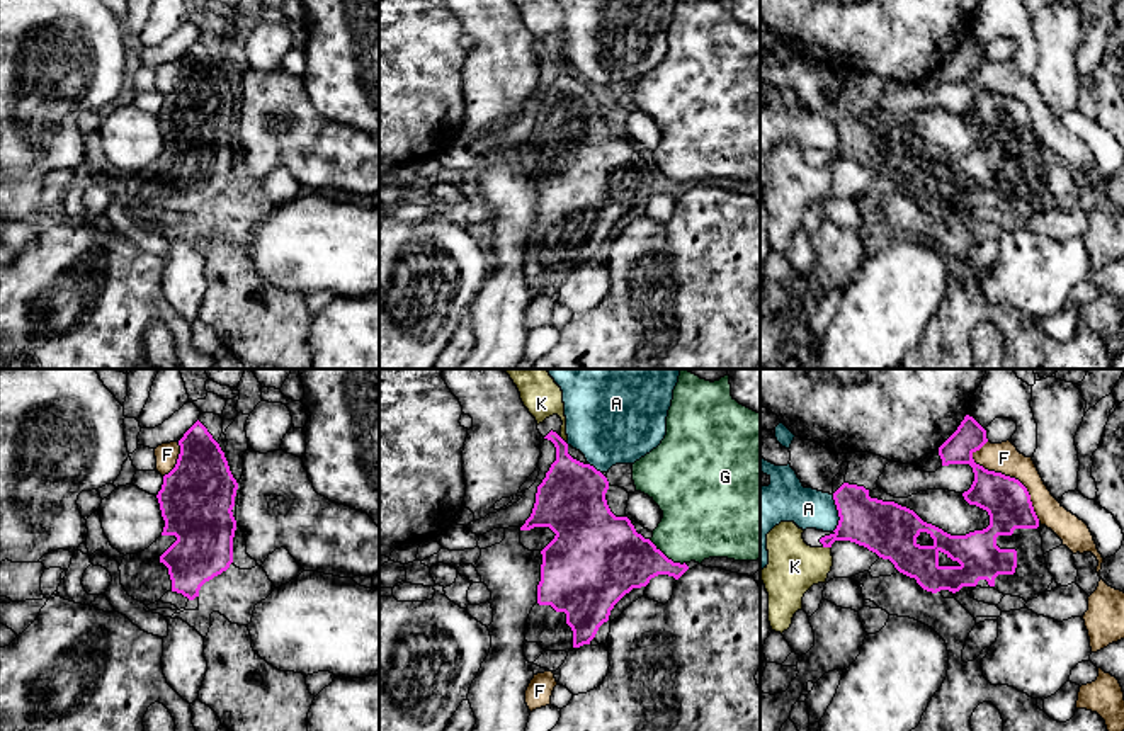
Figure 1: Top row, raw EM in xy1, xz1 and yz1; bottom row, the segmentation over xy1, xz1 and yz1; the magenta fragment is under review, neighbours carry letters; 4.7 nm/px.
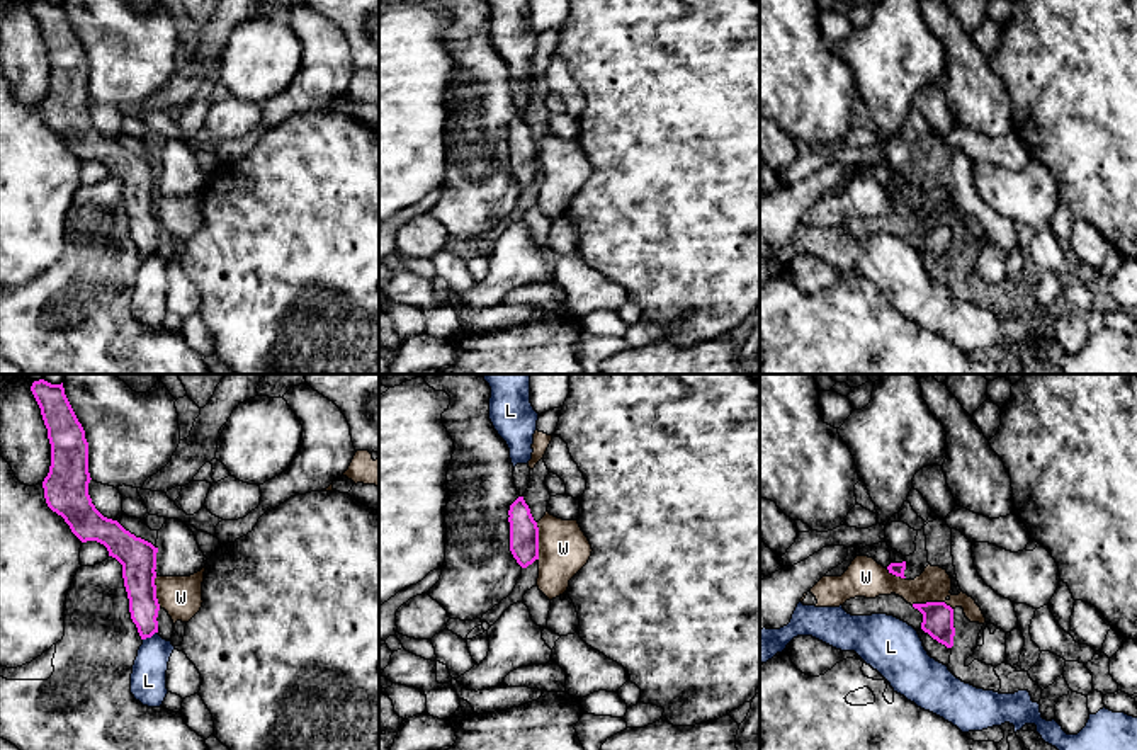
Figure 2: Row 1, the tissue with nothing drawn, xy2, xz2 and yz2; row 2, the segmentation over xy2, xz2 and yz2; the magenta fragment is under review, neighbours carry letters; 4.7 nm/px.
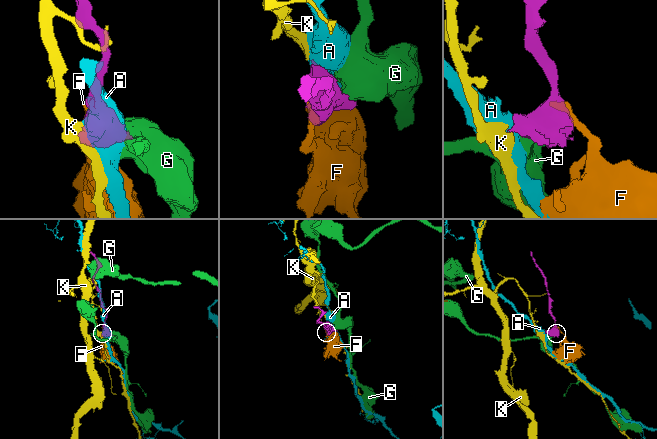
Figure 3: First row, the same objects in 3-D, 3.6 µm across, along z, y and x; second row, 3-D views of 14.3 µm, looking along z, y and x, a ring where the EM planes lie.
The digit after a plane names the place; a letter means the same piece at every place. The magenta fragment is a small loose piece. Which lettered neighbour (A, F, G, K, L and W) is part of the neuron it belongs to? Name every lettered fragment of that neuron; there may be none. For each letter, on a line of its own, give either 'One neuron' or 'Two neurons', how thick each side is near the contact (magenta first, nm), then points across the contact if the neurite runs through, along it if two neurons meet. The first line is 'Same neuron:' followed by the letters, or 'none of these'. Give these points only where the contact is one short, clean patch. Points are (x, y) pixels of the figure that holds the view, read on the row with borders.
Same neuron: none of these
A: Two neurons. Thickness 260 nm (magenta) against 200 nm. Boundary: yz1 (832, 495), (839, 517), (834, 531)
F: Two neurons. Thickness 220 nm (magenta) against 150 nm. Boundary: yz1 (973, 451), (976, 463), (1014, 476), (1026, 488), (1039, 521)
G: Two neurons. Thickness 340 nm (magenta) against 380 nm. Boundary: xz1 (650, 541), (674, 561), (684, 563)
K: Two neurons. Thickness 300 nm (magenta) against 180 nm. Boundary: xz1 (558, 436), (567, 444)
L: Two neurons. Thickness 140 nm (magenta) against 180 nm
W: Two neurons. Thickness 140 nm (magenta) against 160 nm. Boundary: yz2 (911, 604), (945, 602), (952, 609)

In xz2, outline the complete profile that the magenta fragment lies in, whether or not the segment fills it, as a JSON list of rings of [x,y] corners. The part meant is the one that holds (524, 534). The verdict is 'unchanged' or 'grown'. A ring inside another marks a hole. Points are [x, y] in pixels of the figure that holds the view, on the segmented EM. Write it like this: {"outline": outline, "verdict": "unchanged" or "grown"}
{"outline": [[[518,497],[508,510],[510,551],[522,568],[539,560],[539,527],[523,497]]], "verdict": "unchanged"}

